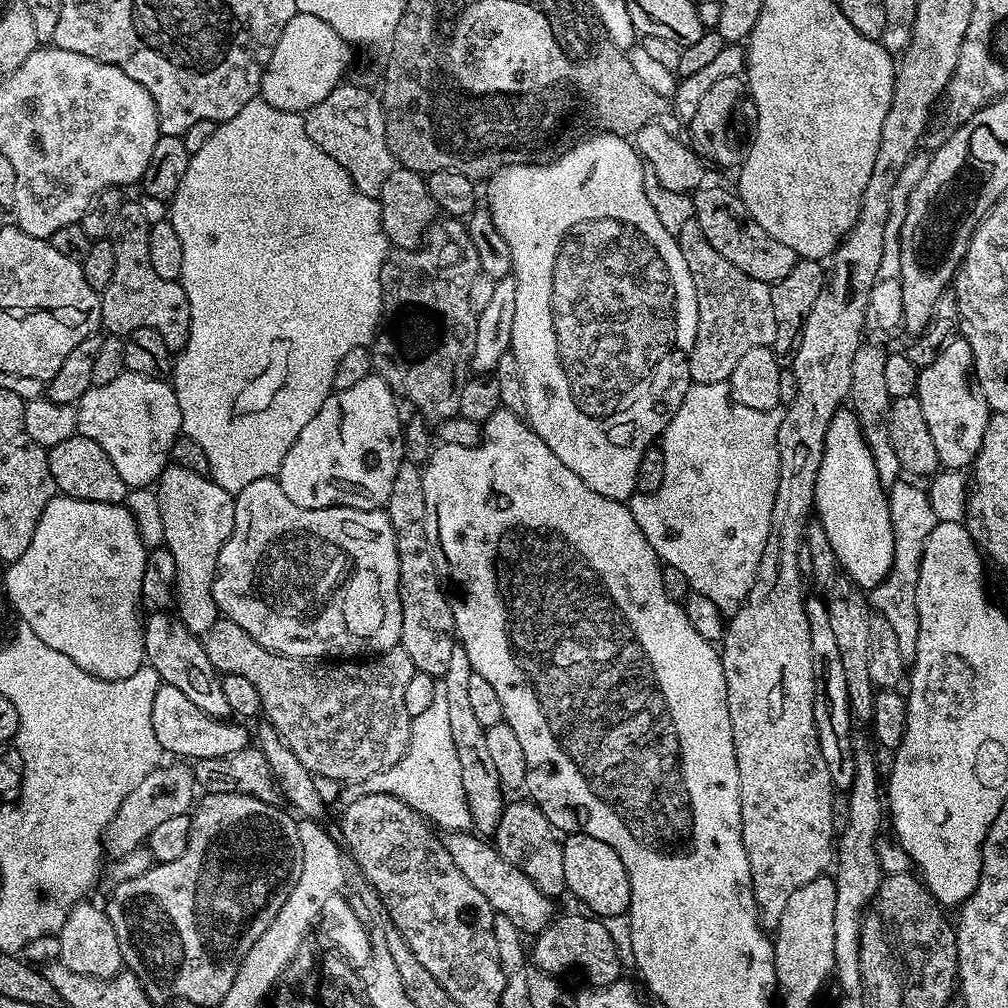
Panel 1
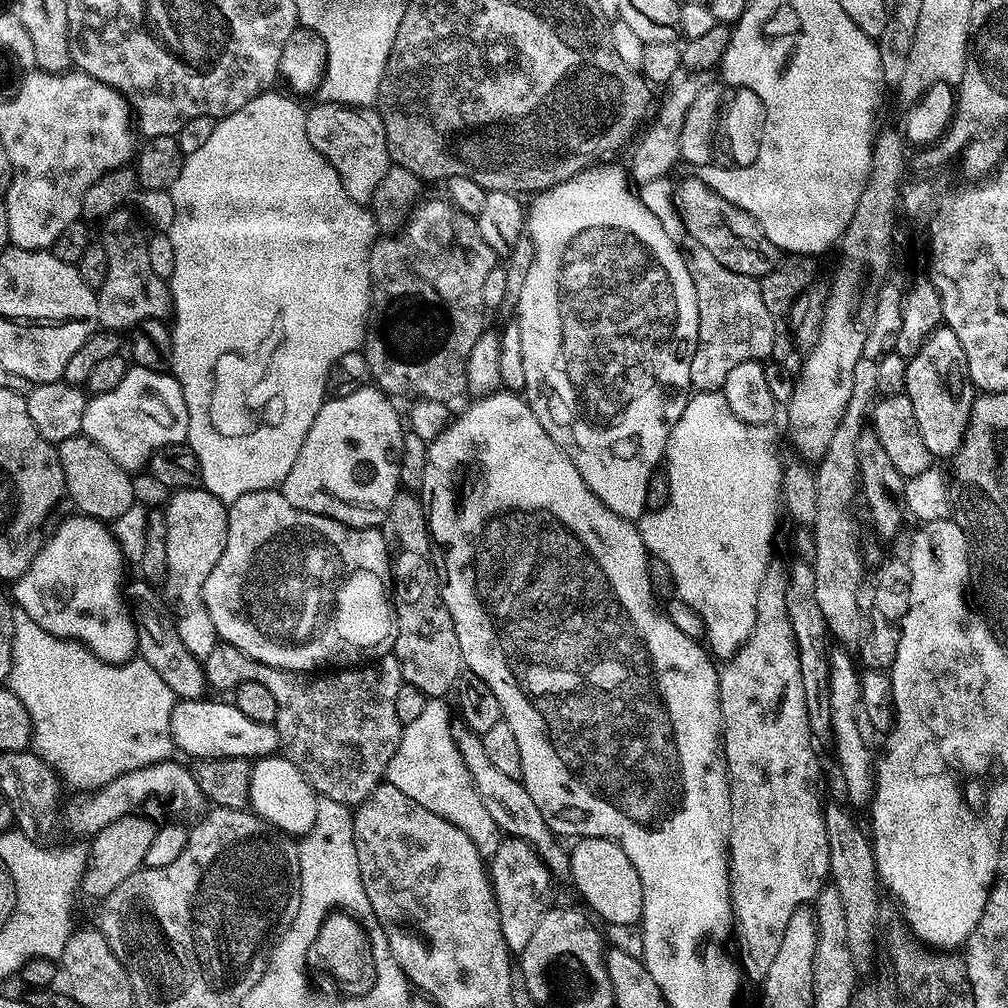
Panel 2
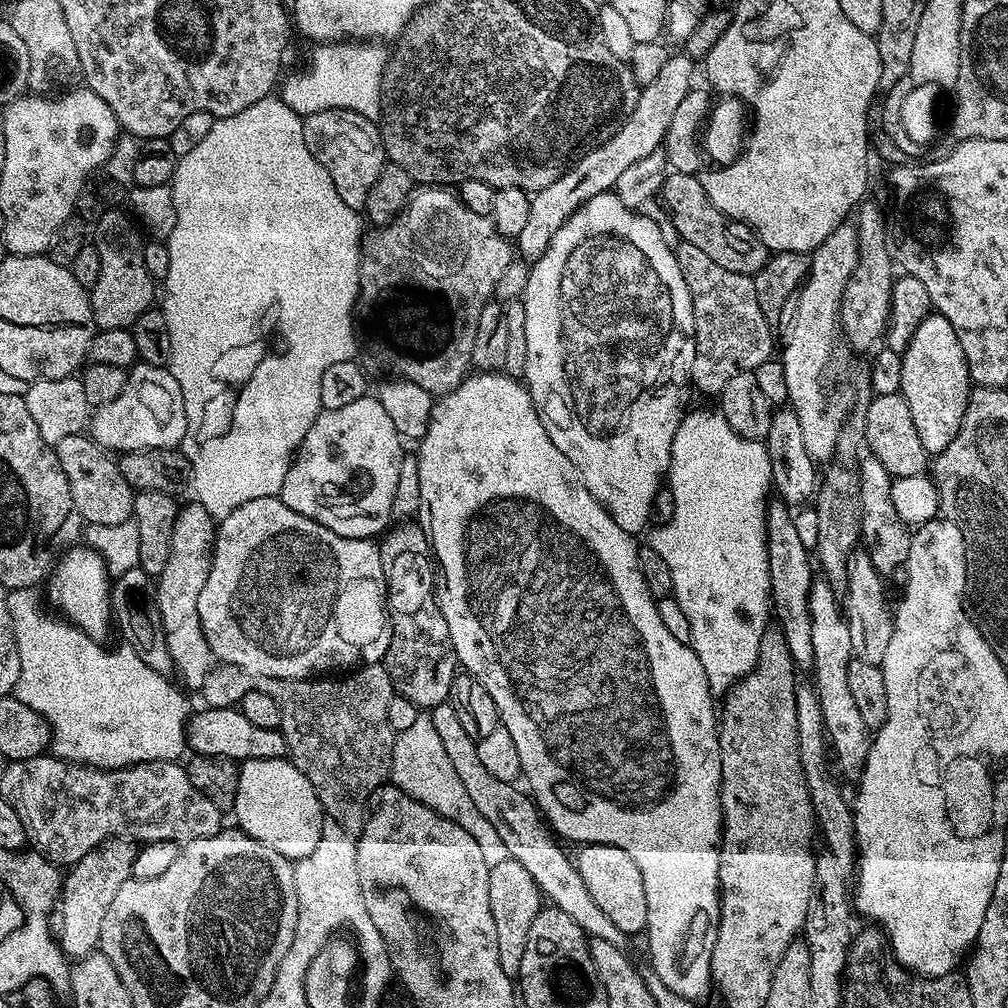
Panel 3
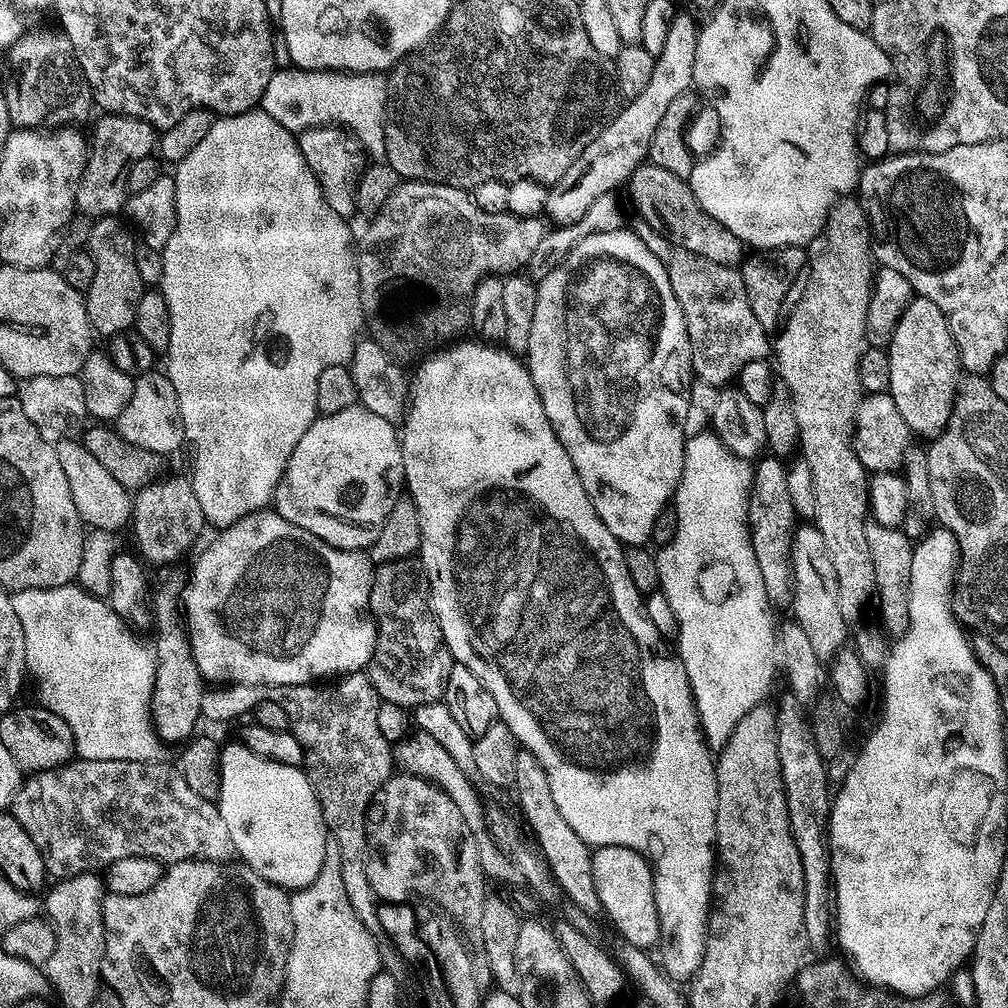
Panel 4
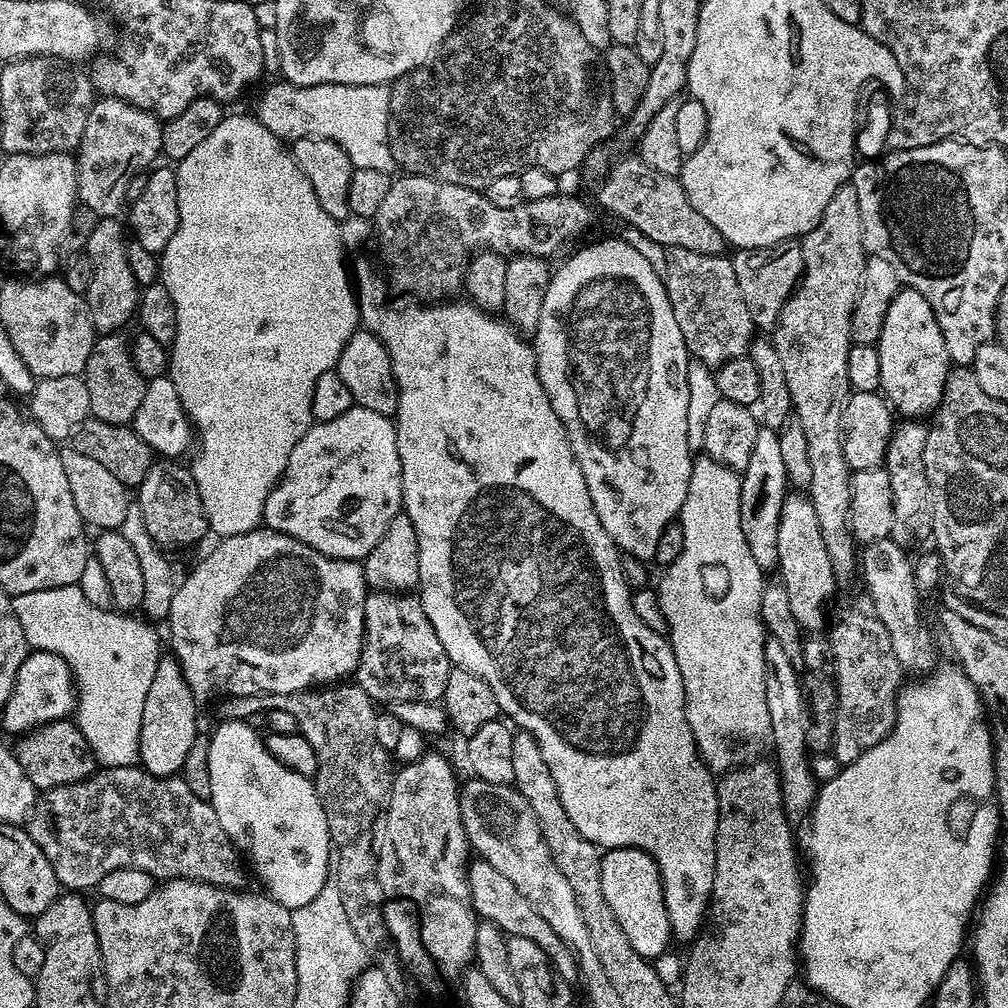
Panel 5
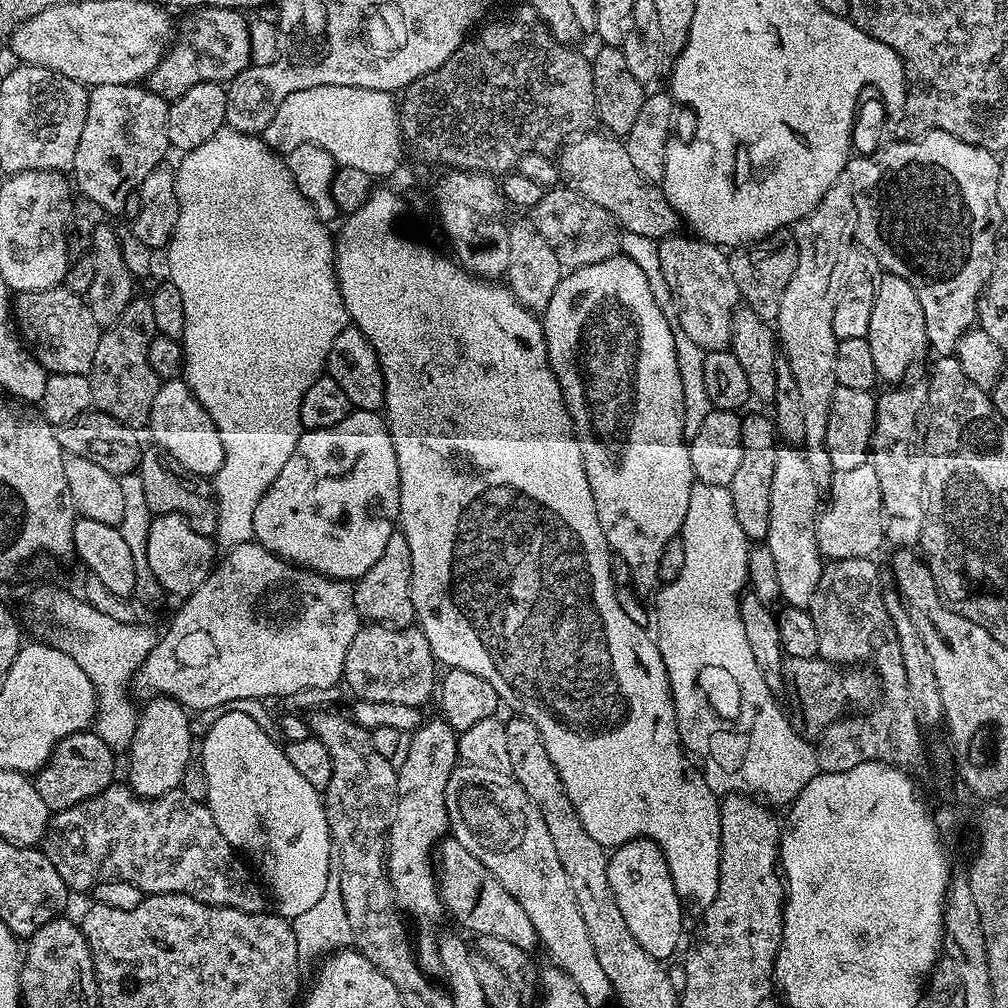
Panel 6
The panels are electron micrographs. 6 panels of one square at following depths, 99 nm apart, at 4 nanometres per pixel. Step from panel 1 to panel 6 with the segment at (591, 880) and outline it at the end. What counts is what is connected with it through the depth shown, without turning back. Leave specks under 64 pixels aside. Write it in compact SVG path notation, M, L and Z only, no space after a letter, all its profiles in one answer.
M643 838L613 847L608 857L608 878L614 902L622 910L626 930L634 934L634 942L655 960L668 962L680 944L686 912L674 890L674 878L670 878L670 866L666 866L662 849Z

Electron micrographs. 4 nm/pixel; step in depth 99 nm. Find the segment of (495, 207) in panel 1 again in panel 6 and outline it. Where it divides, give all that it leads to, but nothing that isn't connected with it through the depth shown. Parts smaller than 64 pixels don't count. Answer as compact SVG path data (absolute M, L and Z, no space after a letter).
M623 254L594 262L593 265L571 269L567 274L561 275L558 286L554 290L554 298L550 298L546 310L542 313L548 365L556 376L572 424L576 428L576 437L580 443L582 458L586 466L586 478L590 482L590 490L594 494L594 506L598 510L598 522L602 522L602 534L606 534L608 547L613 552L622 554L622 558L626 558L632 575L632 587L641 594L652 594L657 591L660 579L658 562L662 558L662 550L666 548L666 542L677 539L678 533L684 527L686 506L690 506L690 490L694 483L688 441L684 438L682 378L678 374L678 358L676 357L677 333L670 320L670 325L668 325L668 320L664 316L666 316L665 309L660 308L654 300L647 275L630 257Z

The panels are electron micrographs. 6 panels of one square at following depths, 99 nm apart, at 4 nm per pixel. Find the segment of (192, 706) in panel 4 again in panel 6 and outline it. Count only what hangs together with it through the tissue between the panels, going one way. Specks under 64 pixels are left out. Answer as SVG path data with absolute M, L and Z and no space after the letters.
M156 694L151 698L153 700L139 713L132 747L126 753L127 783L136 795L145 798L177 791L181 787L188 764L194 760L192 728L188 725L189 709L183 708L170 696Z

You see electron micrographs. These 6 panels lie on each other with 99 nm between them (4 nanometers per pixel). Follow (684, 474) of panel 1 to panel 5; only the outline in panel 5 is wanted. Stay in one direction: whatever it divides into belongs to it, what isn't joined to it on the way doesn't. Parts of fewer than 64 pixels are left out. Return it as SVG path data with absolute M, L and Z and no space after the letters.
M700 454L693 459L692 473L690 474L690 486L686 490L686 502L680 508L678 522L682 526L682 554L674 558L672 564L663 569L664 577L658 583L660 605L662 614L666 614L668 631L666 639L674 650L674 658L678 662L678 670L682 674L682 686L686 698L686 718L690 722L690 730L694 734L696 748L703 758L705 766L714 774L723 774L739 768L759 757L760 743L767 741L772 735L770 726L770 714L766 710L766 666L764 665L764 641L766 629L760 621L760 603L762 602L762 590L766 583L765 573L754 562L754 554L750 554L750 546L746 546L746 534L742 534L742 518L740 517L740 479L737 469L727 468L725 464L719 464L717 460L711 460L708 455Z

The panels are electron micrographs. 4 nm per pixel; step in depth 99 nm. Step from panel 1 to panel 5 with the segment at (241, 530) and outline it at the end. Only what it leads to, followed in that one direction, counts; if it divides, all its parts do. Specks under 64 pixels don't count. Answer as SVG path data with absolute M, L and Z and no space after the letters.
M263 526L250 530L246 534L238 534L237 536L225 536L219 541L220 544L212 553L209 554L205 560L200 560L196 564L196 569L189 574L188 577L181 579L176 585L176 593L174 594L174 602L170 602L170 614L166 621L166 627L168 627L168 636L166 632L166 640L172 643L172 649L170 649L171 655L180 663L180 669L182 674L186 678L186 682L190 686L190 690L198 697L204 698L204 696L218 696L217 698L227 698L232 696L244 696L244 695L258 695L261 696L264 693L270 695L274 694L290 694L291 692L302 691L304 689L315 689L317 686L328 686L333 682L343 681L345 678L351 677L356 671L358 662L360 661L360 651L364 645L364 603L366 598L370 595L370 589L368 584L364 581L364 569L357 561L354 560L339 560L338 558L330 558L326 554L322 554L318 550L314 550L310 546L306 546L304 542L298 542L296 538L290 538L286 534L281 532L275 532L272 528L265 528Z

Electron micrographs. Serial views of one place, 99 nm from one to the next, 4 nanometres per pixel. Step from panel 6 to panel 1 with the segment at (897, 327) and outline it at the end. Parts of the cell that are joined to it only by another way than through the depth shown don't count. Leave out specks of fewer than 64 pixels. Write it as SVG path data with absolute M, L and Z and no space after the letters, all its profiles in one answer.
M963 338L949 339L936 354L928 365L920 368L915 396L918 406L922 406L941 465L948 470L964 470L976 463L978 450L982 450L990 409L972 371L974 354L970 342Z

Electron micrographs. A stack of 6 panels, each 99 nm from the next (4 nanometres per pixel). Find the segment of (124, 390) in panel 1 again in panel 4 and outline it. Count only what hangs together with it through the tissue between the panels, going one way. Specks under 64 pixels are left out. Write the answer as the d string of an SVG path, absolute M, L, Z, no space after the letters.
M153 370L144 376L135 377L130 402L126 402L126 410L116 417L114 428L122 439L161 454L176 452L185 443L184 427L180 424L178 410L178 394L174 394L174 386L163 371Z

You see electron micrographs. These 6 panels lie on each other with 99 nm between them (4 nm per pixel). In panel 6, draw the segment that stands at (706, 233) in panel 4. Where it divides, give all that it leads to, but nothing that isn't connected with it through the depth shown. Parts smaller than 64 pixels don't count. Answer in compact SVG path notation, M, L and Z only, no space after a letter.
M593 130L568 141L558 153L558 167L567 187L572 188L583 198L589 199L603 210L608 210L617 219L625 233L641 241L659 242L668 236L677 235L682 218L669 202L659 183L642 178L626 154L623 139L611 134L599 136Z

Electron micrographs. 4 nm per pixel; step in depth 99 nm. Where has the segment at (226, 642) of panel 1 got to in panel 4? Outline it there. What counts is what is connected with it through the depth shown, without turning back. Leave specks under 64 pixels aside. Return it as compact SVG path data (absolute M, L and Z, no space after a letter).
M349 674L339 682L332 682L329 688L320 688L324 686L317 686L315 683L310 684L229 684L221 685L212 688L205 689L202 696L200 711L201 717L207 721L212 722L226 722L232 720L238 716L244 714L249 715L251 710L262 701L278 702L283 710L286 710L286 718L289 719L288 727L294 734L294 738L298 738L298 742L302 746L304 751L304 762L302 768L307 773L309 781L311 782L314 790L314 794L317 795L317 800L321 804L322 818L327 828L327 835L330 837L331 843L334 845L334 850L340 855L340 869L342 870L342 884L346 886L346 896L350 898L350 906L354 906L354 914L358 914L358 918L362 918L362 926L366 926L366 930L370 930L370 934L377 938L383 937L384 932L382 925L378 922L378 914L376 908L378 901L374 890L370 886L370 878L366 878L366 866L368 865L368 826L366 823L366 817L368 815L368 805L371 804L374 794L380 789L391 776L394 775L394 748L389 744L386 738L382 738L382 733L378 730L378 706L380 705L381 698L376 692L376 687L370 682L370 678L366 674Z

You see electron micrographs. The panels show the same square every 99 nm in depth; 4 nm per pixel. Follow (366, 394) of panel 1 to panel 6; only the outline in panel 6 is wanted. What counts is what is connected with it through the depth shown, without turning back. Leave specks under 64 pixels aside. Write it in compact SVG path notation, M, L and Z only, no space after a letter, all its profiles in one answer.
M353 410L338 426L330 426L322 430L301 431L298 438L298 446L294 446L294 454L282 466L282 474L274 478L274 482L262 494L262 502L258 502L258 510L254 510L254 540L274 555L281 556L301 568L309 568L311 572L318 572L322 576L330 576L333 580L347 580L355 582L378 562L382 556L382 550L386 548L386 542L390 542L393 532L397 531L400 519L400 471L398 470L398 458L394 450L392 435L388 433L388 426L383 415L375 412L361 412Z

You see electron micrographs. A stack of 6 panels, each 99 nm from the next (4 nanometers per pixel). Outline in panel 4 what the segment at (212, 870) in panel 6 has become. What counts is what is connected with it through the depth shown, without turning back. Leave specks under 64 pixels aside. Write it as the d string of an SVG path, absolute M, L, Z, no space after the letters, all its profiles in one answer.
M73 758L57 768L31 773L14 794L10 811L38 846L45 873L56 880L104 870L116 859L135 856L159 860L164 866L183 860L228 862L234 856L219 807L190 790L179 768L168 762Z

